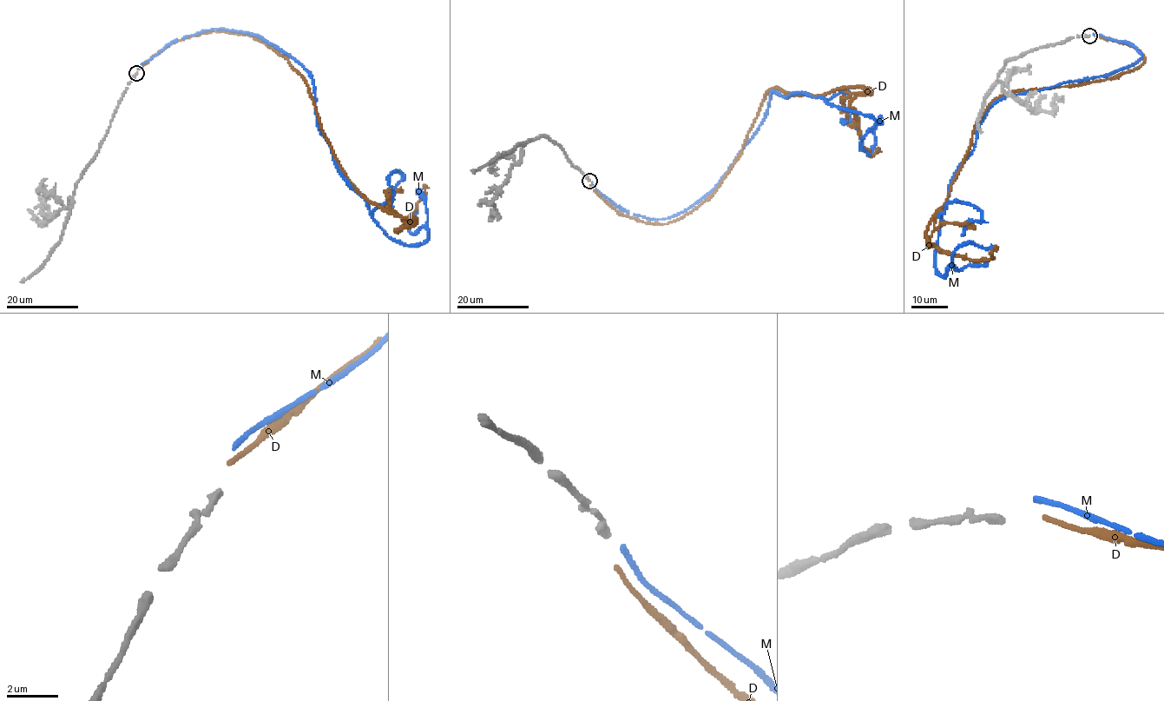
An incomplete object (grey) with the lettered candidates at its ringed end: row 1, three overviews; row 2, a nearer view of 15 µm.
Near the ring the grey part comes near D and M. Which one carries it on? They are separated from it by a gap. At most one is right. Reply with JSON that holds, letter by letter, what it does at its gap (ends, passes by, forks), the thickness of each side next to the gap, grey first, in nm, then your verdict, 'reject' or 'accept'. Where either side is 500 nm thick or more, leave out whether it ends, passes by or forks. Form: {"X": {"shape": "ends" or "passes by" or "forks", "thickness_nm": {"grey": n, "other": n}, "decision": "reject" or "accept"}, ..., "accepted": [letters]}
{"D": {"shape": "ends", "thickness_nm": {"grey": 320, "other": 190}, "decision": "reject"}, "M": {"shape": "ends", "thickness_nm": {"grey": 320, "other": 200}, "decision": "reject"}, "accepted": []}

